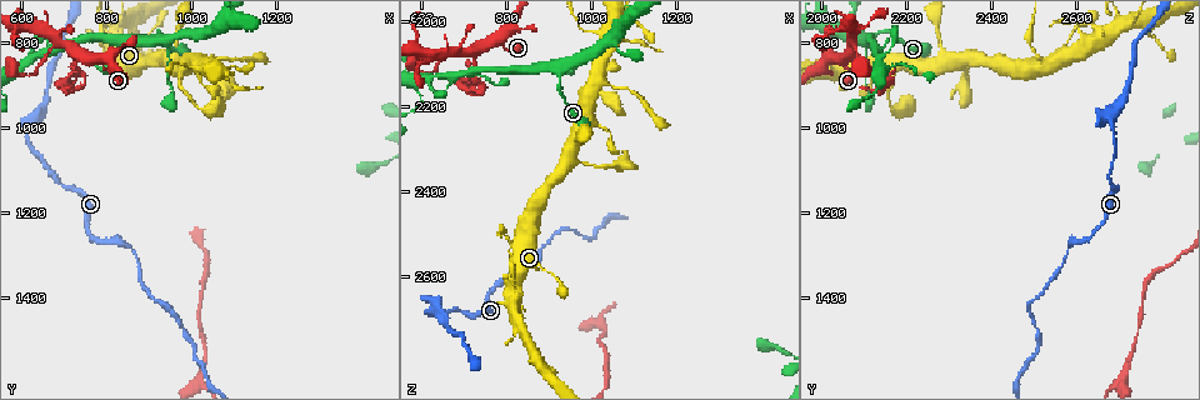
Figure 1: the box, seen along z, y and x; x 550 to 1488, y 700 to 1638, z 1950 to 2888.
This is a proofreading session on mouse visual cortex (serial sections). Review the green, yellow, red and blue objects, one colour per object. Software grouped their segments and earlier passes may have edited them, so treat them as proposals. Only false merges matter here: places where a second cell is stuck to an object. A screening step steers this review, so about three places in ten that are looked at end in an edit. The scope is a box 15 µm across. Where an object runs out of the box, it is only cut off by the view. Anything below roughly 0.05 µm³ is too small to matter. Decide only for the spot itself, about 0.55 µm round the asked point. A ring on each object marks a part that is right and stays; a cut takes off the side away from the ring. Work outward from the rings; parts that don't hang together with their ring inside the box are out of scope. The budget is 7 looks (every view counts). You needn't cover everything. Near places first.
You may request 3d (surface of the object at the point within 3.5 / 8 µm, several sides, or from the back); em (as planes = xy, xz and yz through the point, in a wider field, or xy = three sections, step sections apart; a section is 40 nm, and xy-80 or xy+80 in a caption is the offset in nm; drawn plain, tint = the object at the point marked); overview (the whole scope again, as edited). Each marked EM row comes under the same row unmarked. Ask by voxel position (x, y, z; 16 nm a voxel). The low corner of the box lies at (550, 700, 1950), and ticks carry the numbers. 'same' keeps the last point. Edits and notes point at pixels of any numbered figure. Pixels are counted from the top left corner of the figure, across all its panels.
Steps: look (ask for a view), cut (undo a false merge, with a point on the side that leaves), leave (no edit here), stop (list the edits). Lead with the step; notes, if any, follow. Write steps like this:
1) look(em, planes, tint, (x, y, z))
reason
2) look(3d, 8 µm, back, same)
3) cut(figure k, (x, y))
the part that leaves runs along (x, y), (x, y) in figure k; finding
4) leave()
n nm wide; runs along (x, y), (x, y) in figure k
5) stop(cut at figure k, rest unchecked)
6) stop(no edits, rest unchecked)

look(3d, 3.5 µm, (925, 790, 2120))
small branch off a trunk

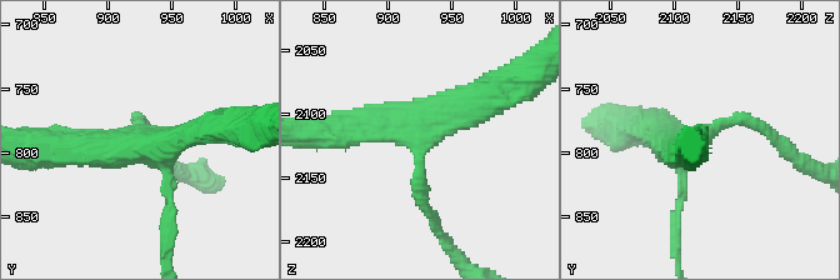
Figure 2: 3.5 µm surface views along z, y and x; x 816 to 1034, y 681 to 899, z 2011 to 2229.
look(em, planes, tint, (924, 792, 2114))
4 arms; arms of 150, 200, 350, 400 nm; shape alone is not enough

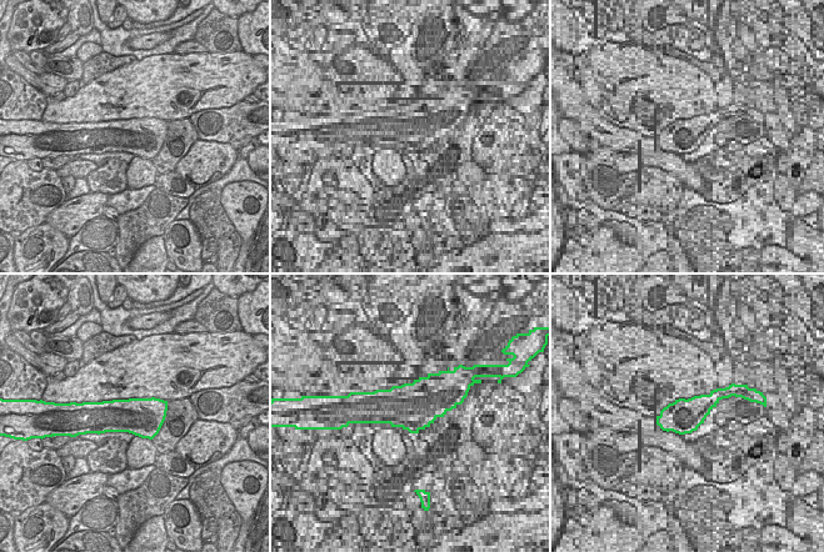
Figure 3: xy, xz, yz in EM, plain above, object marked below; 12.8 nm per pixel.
leave()
runs along (425, 205), (418, 135), (490, 96) in figure 2; one cell here

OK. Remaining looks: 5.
look(3d, 3.5 µm, (800, 810, 2500))
narrows sharply

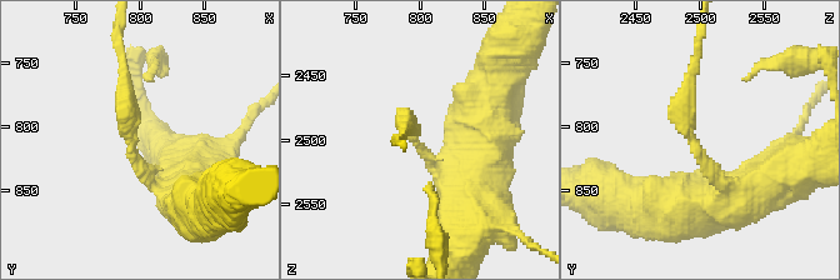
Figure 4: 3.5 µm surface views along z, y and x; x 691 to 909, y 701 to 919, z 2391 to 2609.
look(em, xy, step 1, tint, (794, 812, 2496))
arms of 200, 250 nm; need the tissue

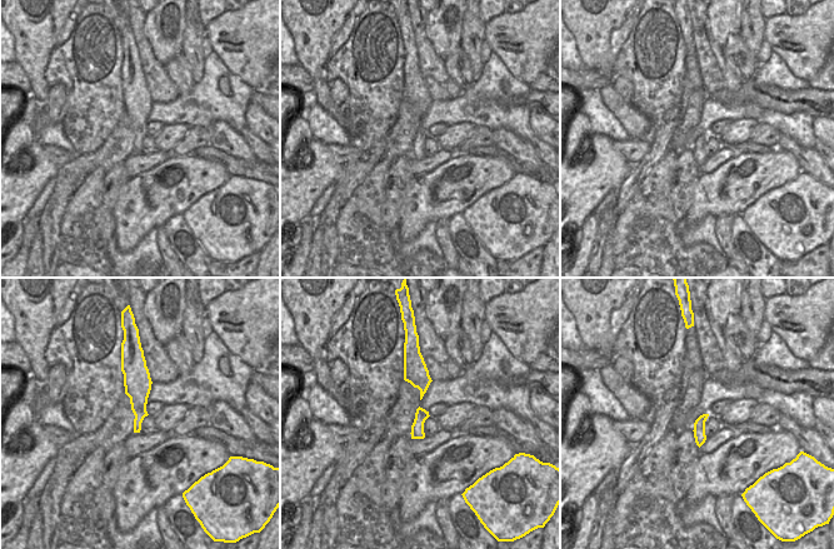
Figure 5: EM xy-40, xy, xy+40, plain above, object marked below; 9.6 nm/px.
cut(figure 4, (680, 119))
the part that leaves runs along (698, 154), (681, 120), (698, 39) in figure 4; two cells meet here

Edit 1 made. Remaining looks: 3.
look(3d, 3.5 µm, (640, 975, 2680))
calibre changes

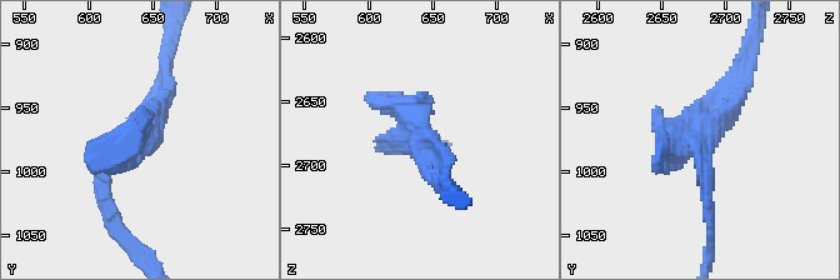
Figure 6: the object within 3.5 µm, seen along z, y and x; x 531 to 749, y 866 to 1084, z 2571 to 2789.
look(em, planes, tint, (632, 978, 2678))

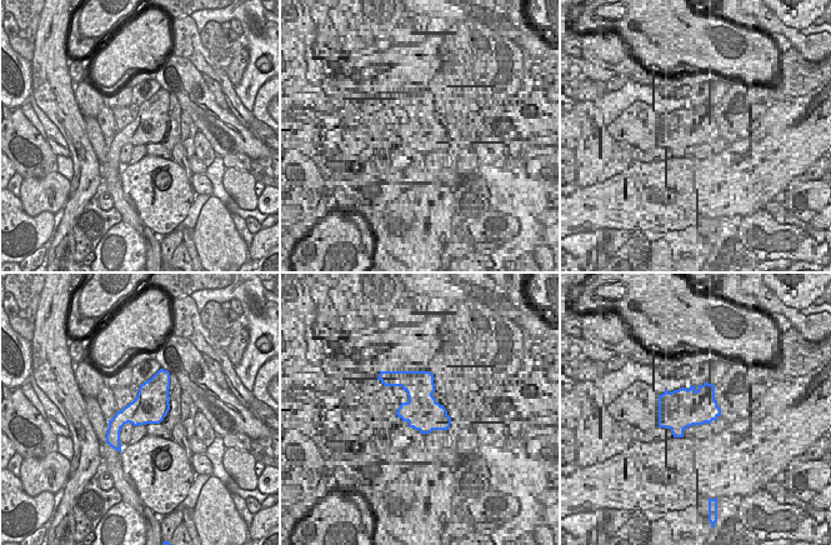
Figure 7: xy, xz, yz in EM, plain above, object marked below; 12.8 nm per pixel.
leave()
runs along (110, 211), (103, 165), (153, 124), (160, 85) in figure 6; one cell here

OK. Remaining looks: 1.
stop(cut at figure 4, rest unchecked)

